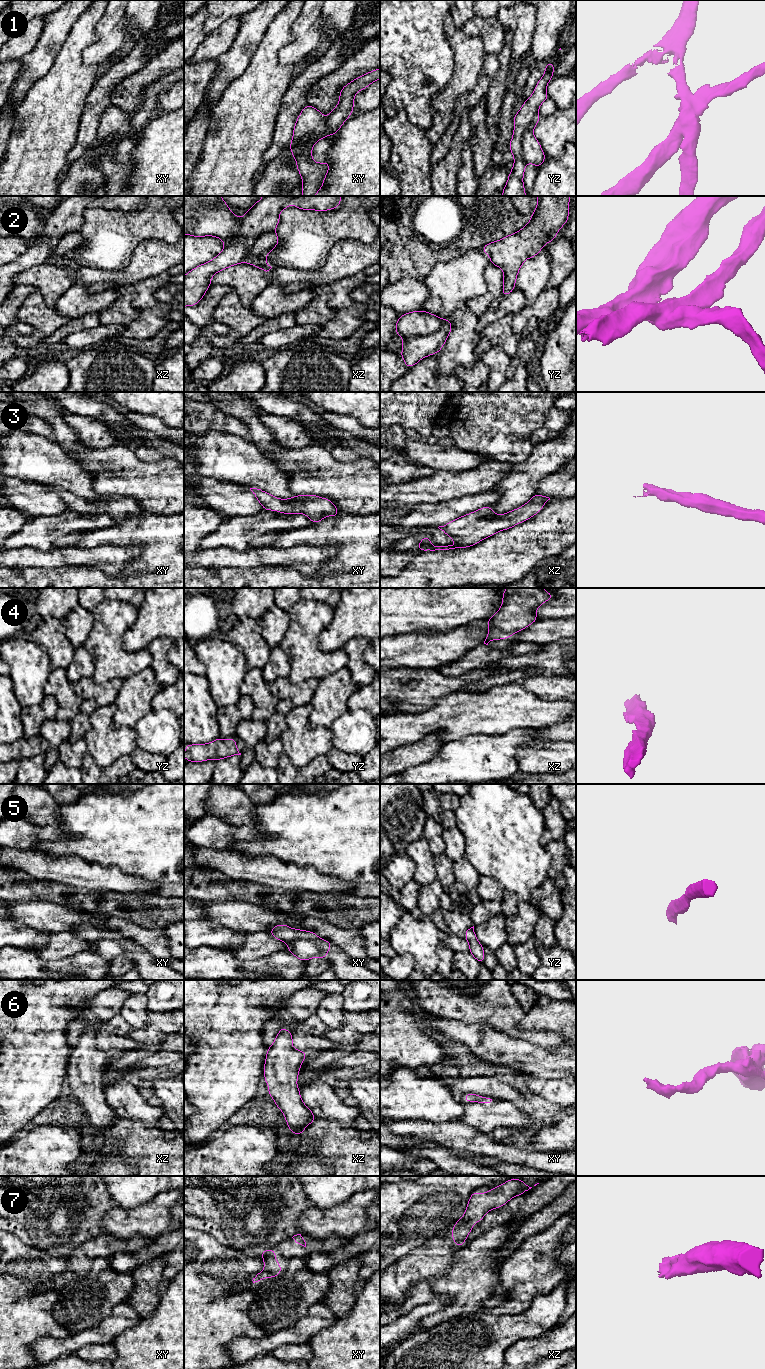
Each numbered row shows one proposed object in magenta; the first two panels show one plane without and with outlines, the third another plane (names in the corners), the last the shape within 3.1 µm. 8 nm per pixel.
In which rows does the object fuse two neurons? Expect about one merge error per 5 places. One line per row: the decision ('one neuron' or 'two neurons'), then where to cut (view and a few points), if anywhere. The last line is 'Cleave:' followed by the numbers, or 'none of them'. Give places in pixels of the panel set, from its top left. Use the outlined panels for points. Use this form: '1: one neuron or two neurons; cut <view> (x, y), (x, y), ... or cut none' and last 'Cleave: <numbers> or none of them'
1: two neurons; cut yz (537, 113), (522, 134), (521, 156), (525, 162)
2: two neurons; cut yz (448, 319), (437, 330), (427, 335), (403, 338)
3: one neuron; cut none
4: one neuron; cut none
5: one neuron; cut none
6: one neuron; cut none
7: one neuron; cut none
Cleave: 1, 2

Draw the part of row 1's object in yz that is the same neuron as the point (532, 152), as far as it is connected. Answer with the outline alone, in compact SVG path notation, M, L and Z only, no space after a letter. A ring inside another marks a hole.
M536 114L522 134L521 150L522 157L527 163L532 163L538 169L546 160L541 144L534 137L533 130L541 117Z

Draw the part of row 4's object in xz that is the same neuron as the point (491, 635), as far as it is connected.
M507 588L502 594L502 606L486 621L489 625L486 645L492 640L509 638L536 622L539 619L536 609L554 598L554 594L542 588Z

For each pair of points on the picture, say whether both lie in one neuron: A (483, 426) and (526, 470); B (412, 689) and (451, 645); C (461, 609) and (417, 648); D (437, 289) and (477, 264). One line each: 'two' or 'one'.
A: two
B: two
C: two
D: one

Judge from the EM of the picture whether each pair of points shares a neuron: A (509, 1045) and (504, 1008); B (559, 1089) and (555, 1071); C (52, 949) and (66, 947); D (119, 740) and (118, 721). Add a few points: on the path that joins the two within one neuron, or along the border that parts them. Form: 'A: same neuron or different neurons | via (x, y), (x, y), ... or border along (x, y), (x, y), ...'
A: different neurons | border along (485, 1025), (529, 1042)
B: different neurons | border along (534, 1074), (544, 1078), (565, 1077)
C: same neuron | via (55, 949), (63, 947)
D: different neurons | border along (115, 704), (113, 726), (133, 728)

